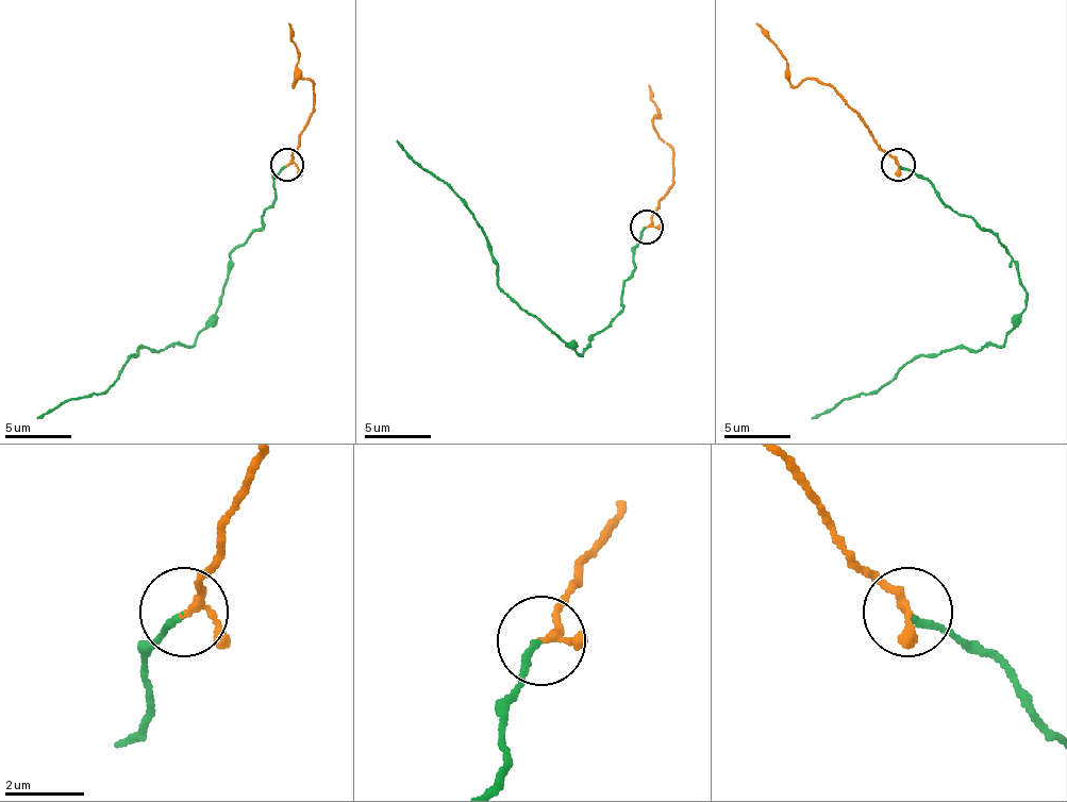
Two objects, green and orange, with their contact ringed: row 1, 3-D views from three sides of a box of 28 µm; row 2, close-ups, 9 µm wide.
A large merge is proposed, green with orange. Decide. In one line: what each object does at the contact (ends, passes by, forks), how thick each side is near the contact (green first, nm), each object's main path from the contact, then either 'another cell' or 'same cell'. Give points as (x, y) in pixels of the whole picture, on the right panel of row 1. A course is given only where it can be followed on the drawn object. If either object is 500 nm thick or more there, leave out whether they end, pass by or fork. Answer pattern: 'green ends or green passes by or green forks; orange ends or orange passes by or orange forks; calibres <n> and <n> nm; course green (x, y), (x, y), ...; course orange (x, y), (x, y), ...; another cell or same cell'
green ends; orange passes by; calibres 160 and 160 nm; course green (897, 165), (920, 176), (1003, 245), (1027, 308), (1000, 345), (917, 354), (873, 391), (811, 418); course orange (897, 165), (854, 109), (831, 85), (814, 79), (794, 85), (781, 49), (757, 22); same cell

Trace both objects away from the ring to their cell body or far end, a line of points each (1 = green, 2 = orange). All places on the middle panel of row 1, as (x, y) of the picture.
1: (646, 226), (635, 269), (622, 289), (622, 308), (579, 355), (499, 285), (493, 246), (463, 202), (396, 139)
2: (646, 226), (672, 183), (672, 160), (652, 122), (659, 110), (649, 86)

